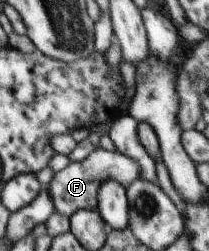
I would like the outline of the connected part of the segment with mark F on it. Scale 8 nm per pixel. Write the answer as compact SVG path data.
M99 147L83 161L71 162L65 169L58 171L48 183L47 191L51 196L55 212L70 218L78 209L95 210L98 207L99 186L107 180L117 180L125 188L140 177L140 167L133 158L119 151L109 152Z

